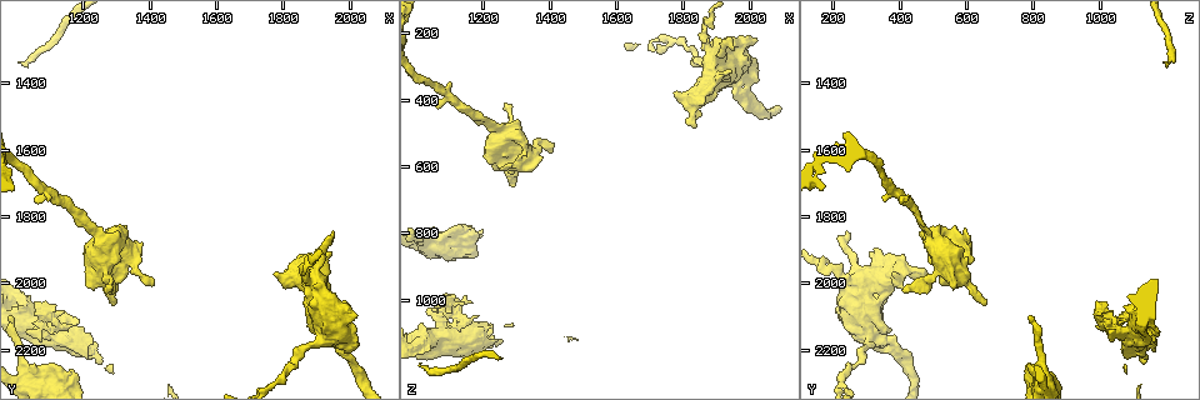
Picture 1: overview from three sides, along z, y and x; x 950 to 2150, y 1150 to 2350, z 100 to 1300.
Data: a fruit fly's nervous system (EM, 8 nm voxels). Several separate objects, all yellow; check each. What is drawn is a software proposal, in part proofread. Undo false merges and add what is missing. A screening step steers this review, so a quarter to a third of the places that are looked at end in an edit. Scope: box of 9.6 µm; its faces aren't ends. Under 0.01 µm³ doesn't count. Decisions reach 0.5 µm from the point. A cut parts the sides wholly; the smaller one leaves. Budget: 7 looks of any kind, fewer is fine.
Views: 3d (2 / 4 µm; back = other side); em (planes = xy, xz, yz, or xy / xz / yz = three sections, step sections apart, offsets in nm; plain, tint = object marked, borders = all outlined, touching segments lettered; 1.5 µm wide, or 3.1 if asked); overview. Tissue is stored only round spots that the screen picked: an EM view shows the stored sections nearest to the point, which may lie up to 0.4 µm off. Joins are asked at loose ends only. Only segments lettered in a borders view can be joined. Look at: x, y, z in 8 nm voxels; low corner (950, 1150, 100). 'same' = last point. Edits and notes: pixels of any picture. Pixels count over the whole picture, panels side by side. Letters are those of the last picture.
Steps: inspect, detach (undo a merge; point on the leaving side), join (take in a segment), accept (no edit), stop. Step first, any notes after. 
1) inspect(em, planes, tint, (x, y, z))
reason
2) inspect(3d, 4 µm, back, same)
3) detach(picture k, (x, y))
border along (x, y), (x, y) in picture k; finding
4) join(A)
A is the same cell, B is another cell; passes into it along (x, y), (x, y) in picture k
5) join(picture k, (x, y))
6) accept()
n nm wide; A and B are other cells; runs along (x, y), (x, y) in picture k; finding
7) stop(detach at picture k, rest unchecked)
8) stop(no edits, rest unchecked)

inspect(em, planes, tint, (1240, 1820, 470))

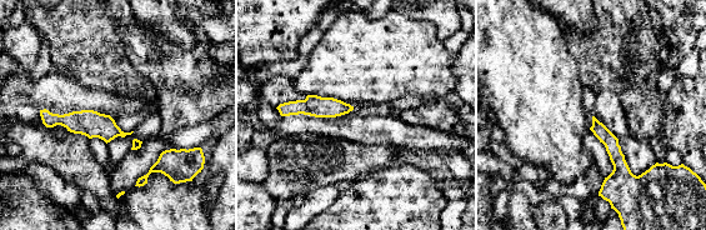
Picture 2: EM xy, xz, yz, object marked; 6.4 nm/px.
inspect(em, planes, borders, same)
see the neighbours

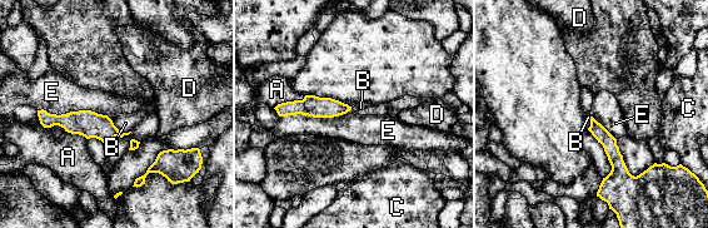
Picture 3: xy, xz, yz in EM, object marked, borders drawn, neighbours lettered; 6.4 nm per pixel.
accept()
A, B, C, D and E are other cells; all the same neuron

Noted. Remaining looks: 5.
inspect(em, xz, step 4, tint, (2020, 2100, 220))
branch stops here

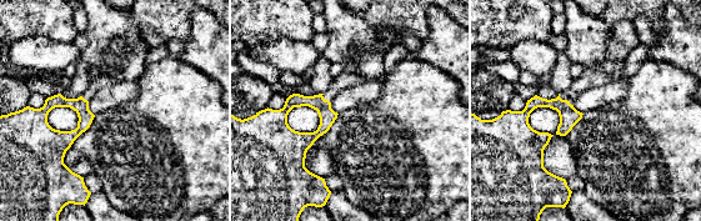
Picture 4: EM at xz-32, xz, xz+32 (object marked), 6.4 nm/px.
inspect(em, xz, step 4, borders, same)

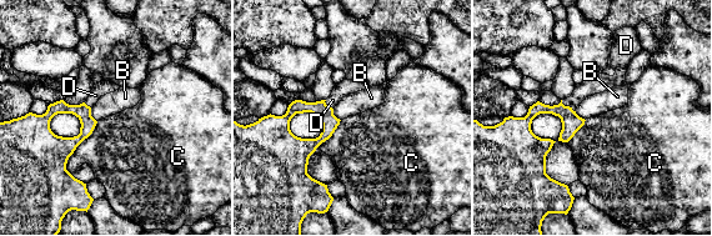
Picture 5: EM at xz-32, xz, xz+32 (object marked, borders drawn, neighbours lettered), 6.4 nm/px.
join(D)
D is the same cell, B and C are other cells; it goes on there

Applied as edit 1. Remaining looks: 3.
inspect(3d, 4 µm, (1140, 2280, 790))
calibre changes

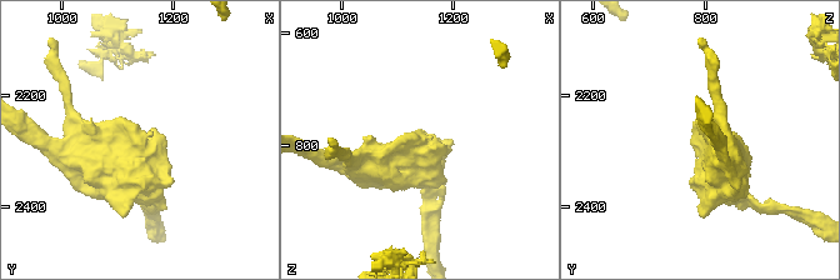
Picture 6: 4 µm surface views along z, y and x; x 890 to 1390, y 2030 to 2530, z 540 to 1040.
inspect(em, planes, borders, (1140, 2280, 790))
arms of 600, 700 nm

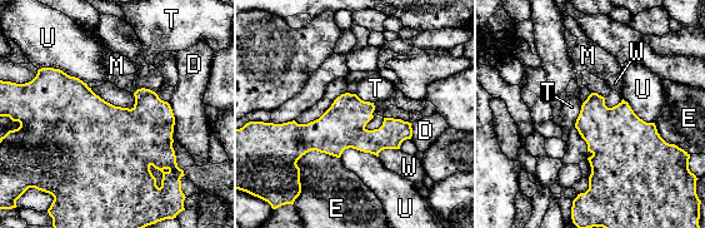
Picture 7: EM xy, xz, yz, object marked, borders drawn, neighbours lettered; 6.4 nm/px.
accept()
300 nm wide; D, E, M, T, U and W are other cells; border along (583, 103), (574, 127) in picture 7; continuous, no second neuron

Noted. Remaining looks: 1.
stop(join at picture 5, rest unchecked)

